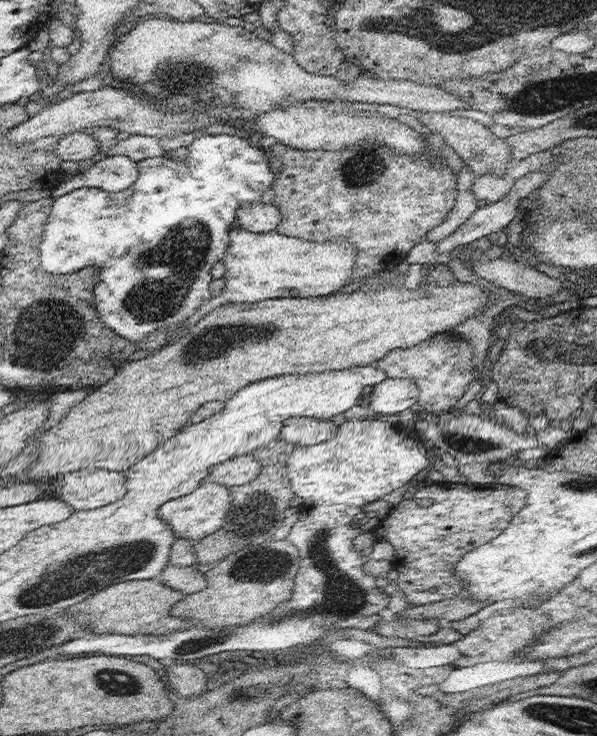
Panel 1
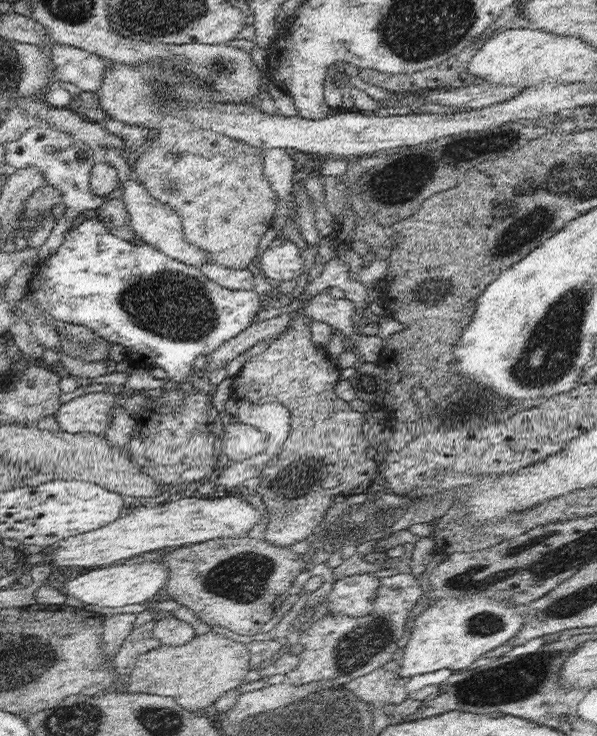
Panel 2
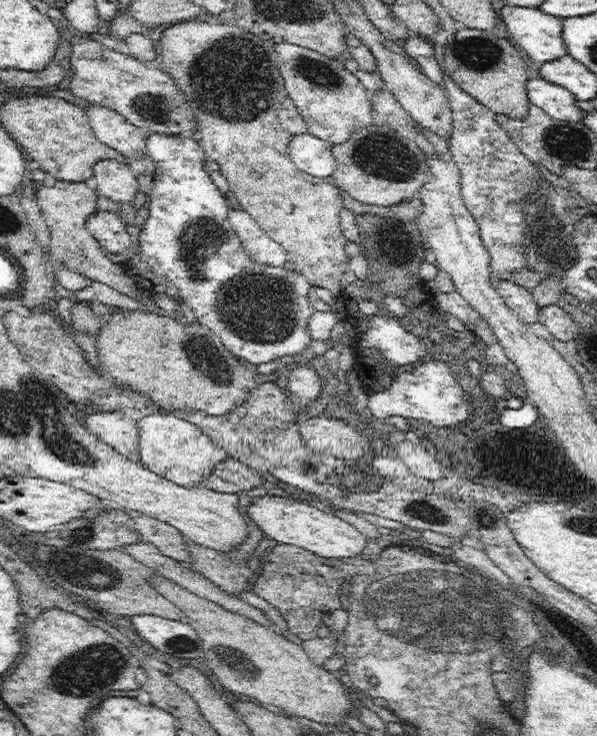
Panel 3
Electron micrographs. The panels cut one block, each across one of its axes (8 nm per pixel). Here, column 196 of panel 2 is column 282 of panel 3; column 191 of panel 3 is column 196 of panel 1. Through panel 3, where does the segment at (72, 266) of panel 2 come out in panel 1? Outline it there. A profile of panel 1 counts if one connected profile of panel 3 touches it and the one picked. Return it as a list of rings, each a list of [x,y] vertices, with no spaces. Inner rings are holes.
[[[211,134],[211,136],[195,136],[195,140],[187,146],[187,158],[185,160],[171,160],[173,156],[171,154],[165,154],[165,156],[153,156],[153,158],[145,158],[145,160],[139,160],[137,162],[137,168],[139,168],[139,178],[137,182],[123,190],[123,192],[105,192],[105,190],[99,190],[99,188],[77,188],[73,192],[67,192],[59,198],[53,200],[53,206],[51,206],[51,214],[47,218],[47,224],[43,228],[43,240],[41,240],[41,268],[47,272],[47,274],[73,274],[77,270],[83,270],[83,268],[97,268],[99,270],[99,276],[97,276],[97,282],[95,282],[95,288],[93,288],[93,306],[95,310],[101,314],[101,320],[107,328],[111,328],[111,332],[115,332],[117,336],[121,336],[125,340],[125,344],[139,344],[143,342],[153,330],[157,330],[159,326],[171,326],[179,320],[185,320],[193,314],[193,310],[197,306],[203,304],[203,300],[209,300],[209,282],[213,280],[209,276],[209,270],[215,262],[223,260],[223,254],[227,252],[229,248],[229,232],[231,232],[231,224],[233,220],[237,220],[237,208],[243,204],[243,202],[257,202],[261,200],[261,194],[265,190],[269,190],[269,186],[273,184],[275,176],[271,174],[269,170],[269,164],[267,164],[267,156],[269,152],[261,150],[261,148],[255,148],[255,146],[249,146],[249,140],[245,138],[237,138],[237,136],[227,136],[227,134]]]

